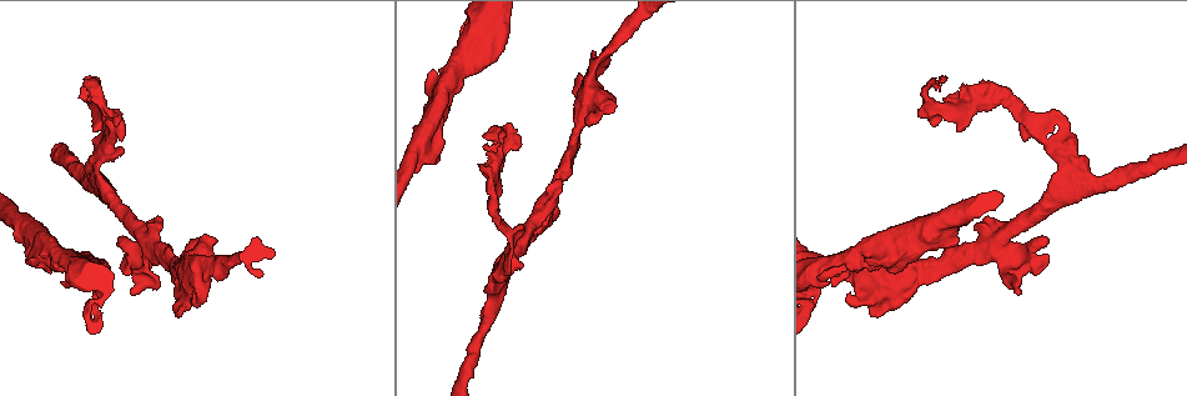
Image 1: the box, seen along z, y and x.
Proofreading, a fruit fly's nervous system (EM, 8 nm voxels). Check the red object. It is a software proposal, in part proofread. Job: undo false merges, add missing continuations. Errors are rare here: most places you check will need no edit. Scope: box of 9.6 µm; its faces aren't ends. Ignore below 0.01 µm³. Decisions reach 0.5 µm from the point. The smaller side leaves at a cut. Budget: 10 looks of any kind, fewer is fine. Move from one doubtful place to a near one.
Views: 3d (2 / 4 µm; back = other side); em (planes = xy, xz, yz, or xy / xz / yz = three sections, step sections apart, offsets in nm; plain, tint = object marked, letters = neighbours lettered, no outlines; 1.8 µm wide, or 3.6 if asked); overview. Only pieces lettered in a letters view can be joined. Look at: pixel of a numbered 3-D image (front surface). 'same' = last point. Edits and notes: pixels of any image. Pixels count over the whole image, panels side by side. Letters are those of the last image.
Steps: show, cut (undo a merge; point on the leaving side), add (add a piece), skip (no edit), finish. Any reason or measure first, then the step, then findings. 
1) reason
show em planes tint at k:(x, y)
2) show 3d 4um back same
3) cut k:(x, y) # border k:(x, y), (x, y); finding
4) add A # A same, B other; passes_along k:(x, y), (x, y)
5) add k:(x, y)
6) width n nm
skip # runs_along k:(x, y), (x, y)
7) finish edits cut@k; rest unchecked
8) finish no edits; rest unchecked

thick turns thin
show 3d 2um at 1:(509, 257)

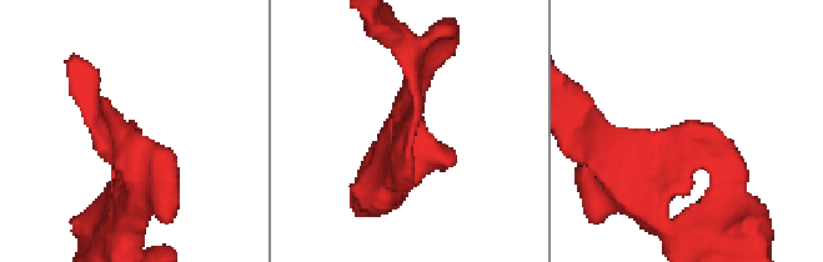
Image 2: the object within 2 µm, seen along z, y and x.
show em xy step 16 letters at 2:(690, 146)

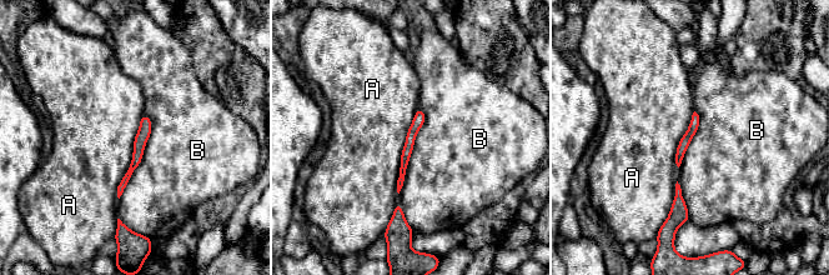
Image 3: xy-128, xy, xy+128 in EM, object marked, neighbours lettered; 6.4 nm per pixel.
width 70 nm
skip # A other, B other; runs_along 3:(145, 119), (136, 161), (120, 189); all the same cell

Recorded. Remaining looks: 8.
branch stops here
show 3d 2um at 1:(193, 298)

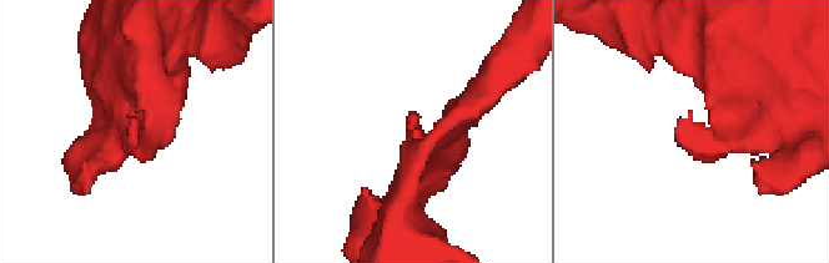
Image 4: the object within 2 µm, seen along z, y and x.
show em 3.6um planes letters at 4:(680, 125)

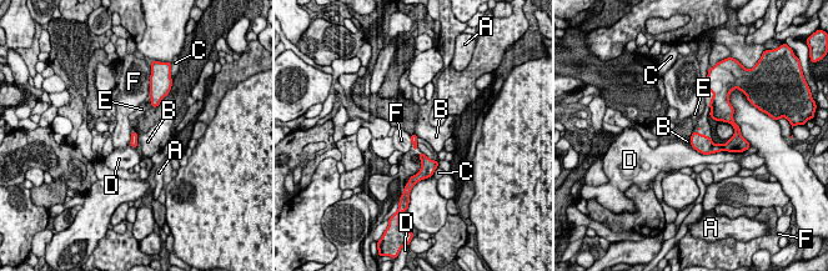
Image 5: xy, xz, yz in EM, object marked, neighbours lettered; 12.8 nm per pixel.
skip # A other, B other, C other, D other, E other, F other; border 5:(131, 133), (129, 144); none of them fits

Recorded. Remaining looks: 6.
four-way junction
show em planes letters at 1:(151, 245)

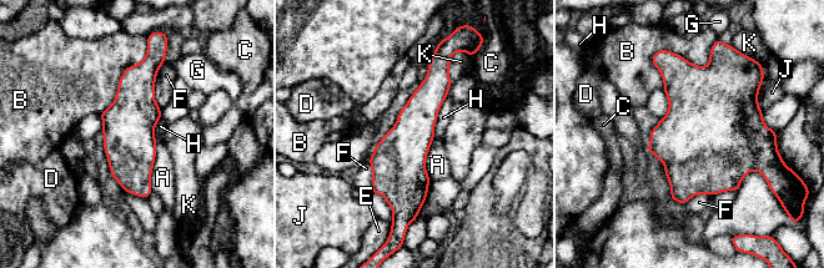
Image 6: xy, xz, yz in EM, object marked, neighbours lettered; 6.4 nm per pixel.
longest_contact B 500 nm
skip # A other, B other, C other, D other, E other, F other, G other, H other, J other, K other; runs_along 6:(433, 64), (408, 141), (408, 211); continuous, no second cell

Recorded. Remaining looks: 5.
thin end
show em 3.6um xz step 16 tint at 1:(87, 78)

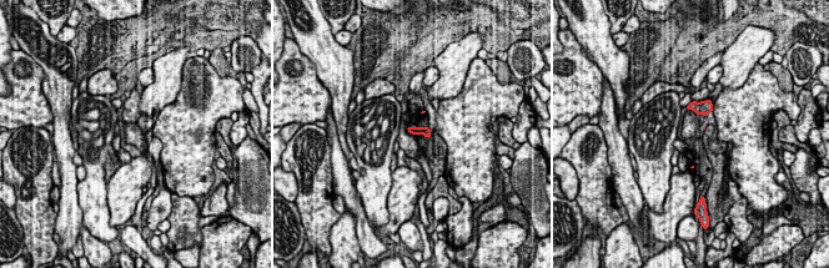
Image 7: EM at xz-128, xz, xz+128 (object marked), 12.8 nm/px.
show em 3.6um xz step 16 letters same

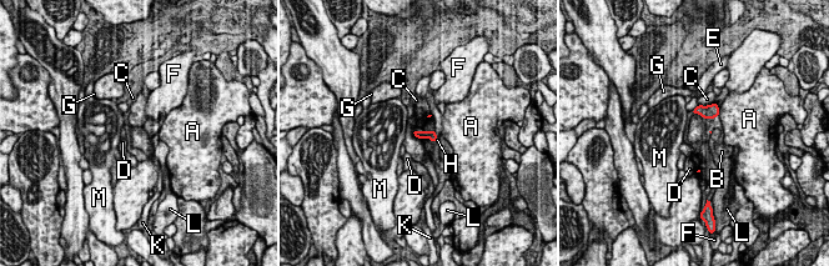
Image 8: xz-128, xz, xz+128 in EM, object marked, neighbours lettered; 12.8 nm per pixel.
skip # A other, B other, C other, D other, E other, F other, G other, H other, K other, L other, M other; border 8:(718, 108), (719, 115); no lettered piece goes on from it

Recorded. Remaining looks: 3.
finish no edits; rest unchecked

